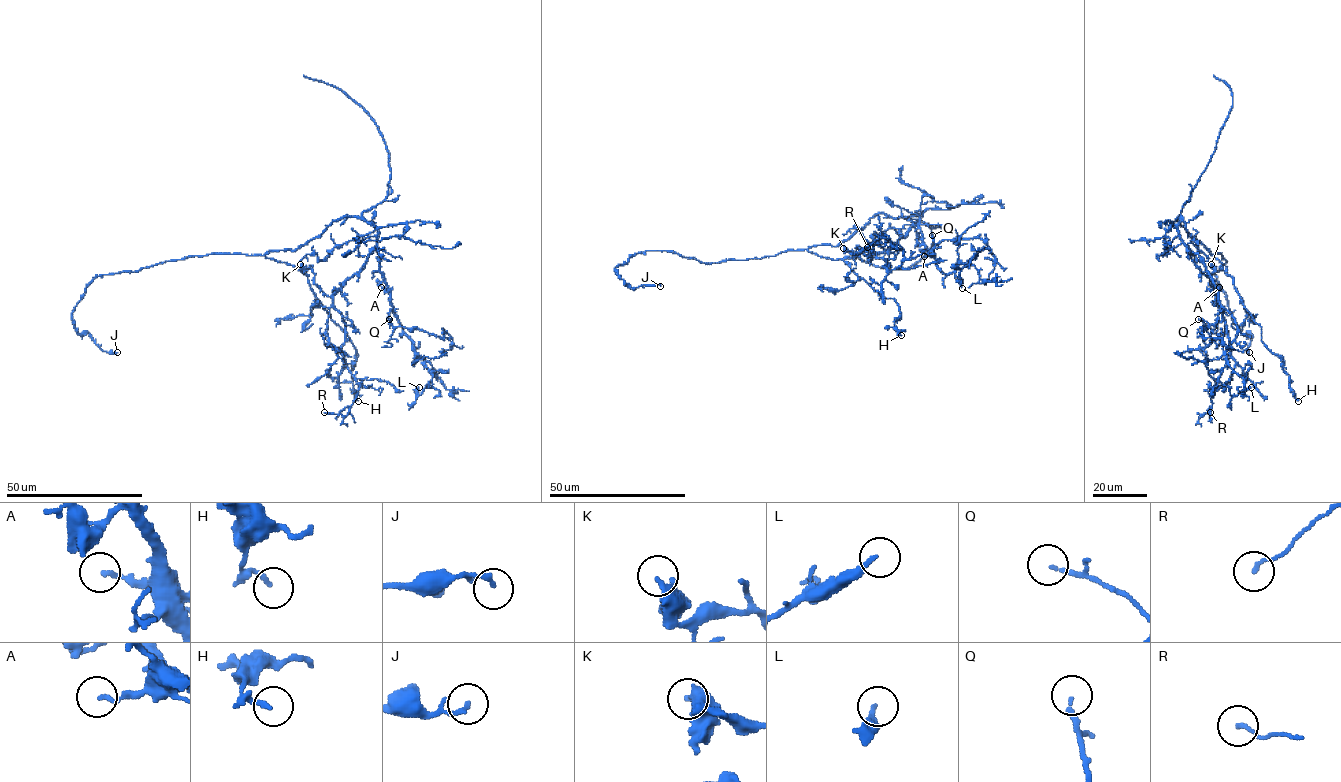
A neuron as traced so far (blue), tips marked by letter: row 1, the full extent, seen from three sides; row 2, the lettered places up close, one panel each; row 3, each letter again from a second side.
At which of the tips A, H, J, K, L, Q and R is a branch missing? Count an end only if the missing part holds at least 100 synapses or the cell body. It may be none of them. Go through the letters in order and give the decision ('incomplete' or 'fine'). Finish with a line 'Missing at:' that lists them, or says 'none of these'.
A: fine
H: fine
J: fine
K: fine
L: fine
Q: fine
R: fine
Missing at: none of these

